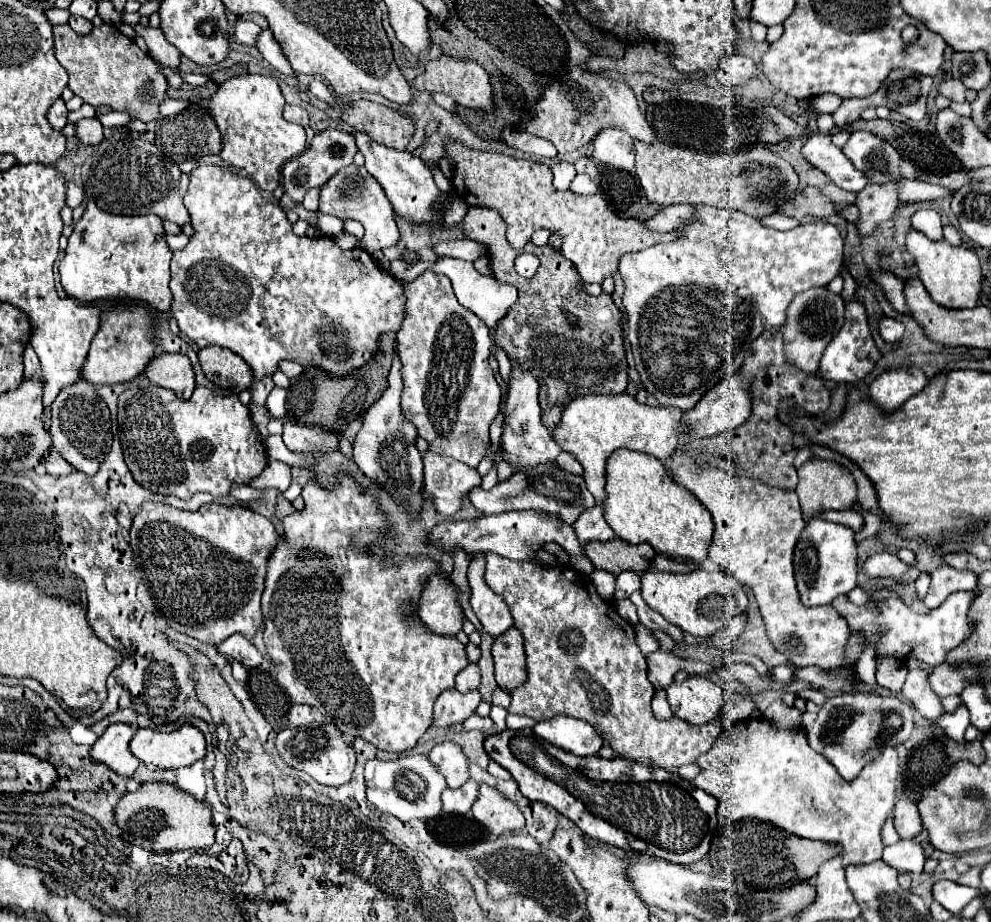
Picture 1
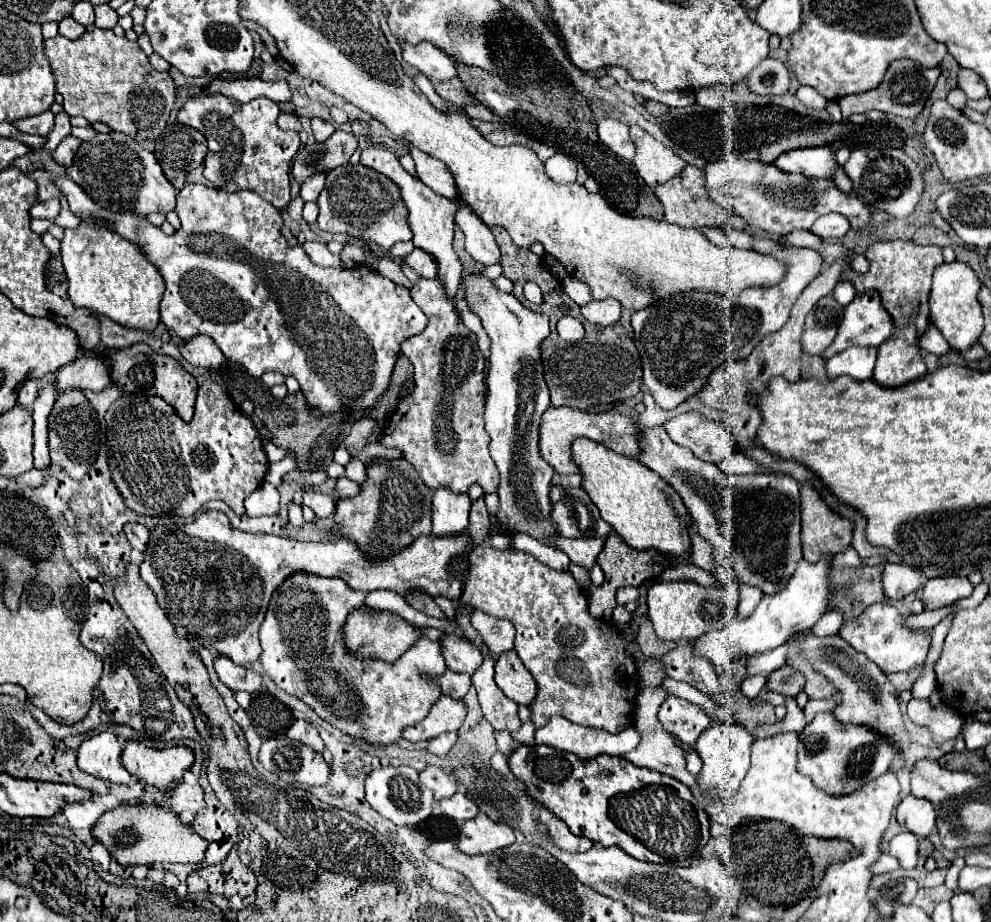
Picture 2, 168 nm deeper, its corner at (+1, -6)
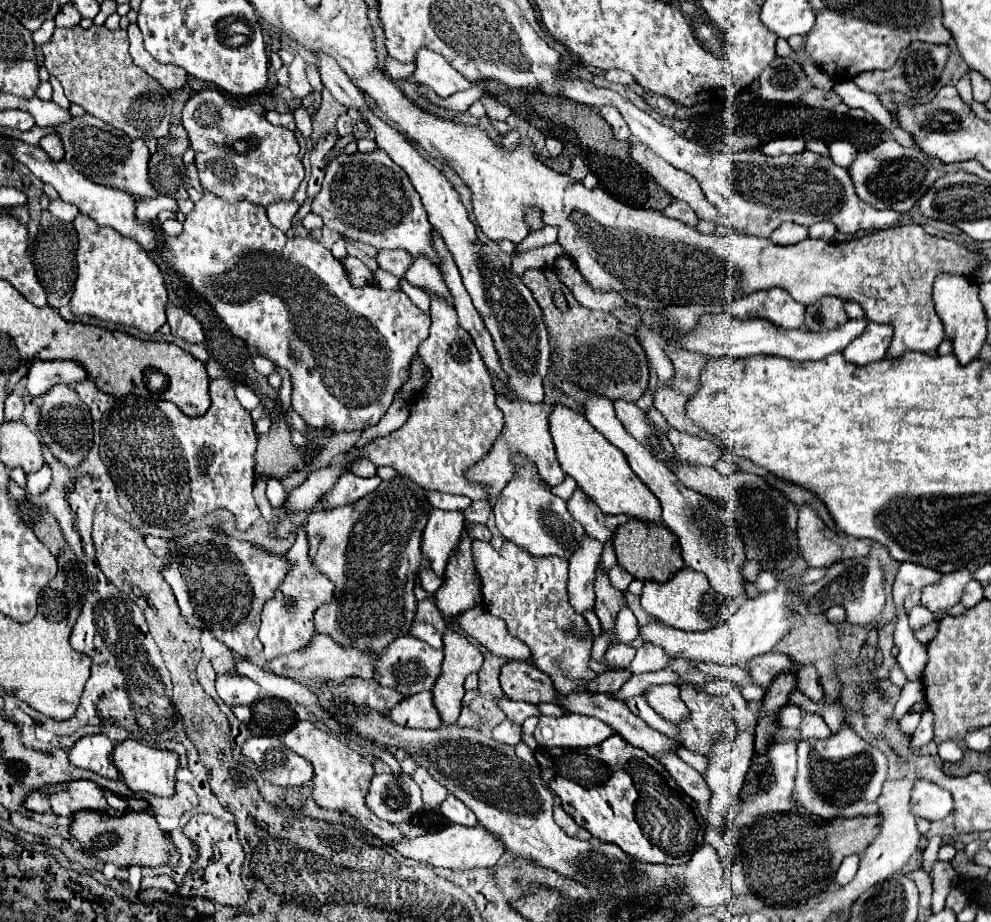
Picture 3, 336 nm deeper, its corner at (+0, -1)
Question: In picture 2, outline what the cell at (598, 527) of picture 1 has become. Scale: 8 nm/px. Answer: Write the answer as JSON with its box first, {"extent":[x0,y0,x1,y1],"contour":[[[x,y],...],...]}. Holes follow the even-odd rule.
{"extent":[550,537,604,569],"contour":[[[550,537],[550,545],[564,551],[570,561],[576,561],[578,565],[584,565],[592,569],[596,563],[598,553],[604,547],[604,537],[602,539],[590,539],[590,537],[580,537],[580,539],[564,539],[564,537]]]}

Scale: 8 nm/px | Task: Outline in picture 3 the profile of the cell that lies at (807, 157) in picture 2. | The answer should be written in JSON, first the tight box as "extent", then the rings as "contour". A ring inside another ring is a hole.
{"extent":[757,138,803,156],"contour":[[[777,138],[769,140],[767,144],[757,146],[757,150],[765,156],[781,156],[781,154],[799,154],[803,152],[803,144],[797,138]]]}

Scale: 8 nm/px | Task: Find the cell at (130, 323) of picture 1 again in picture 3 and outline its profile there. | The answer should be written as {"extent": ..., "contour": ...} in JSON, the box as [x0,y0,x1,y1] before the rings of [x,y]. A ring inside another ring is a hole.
{"extent":[25,360,87,398],"contour":[[[35,360],[29,366],[25,388],[31,398],[49,392],[55,384],[77,384],[87,378],[87,372],[73,360]]]}

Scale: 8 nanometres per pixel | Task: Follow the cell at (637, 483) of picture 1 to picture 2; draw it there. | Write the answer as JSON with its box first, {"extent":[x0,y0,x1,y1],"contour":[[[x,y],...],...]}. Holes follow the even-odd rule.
{"extent":[572,439,694,559],"contour":[[[576,439],[572,453],[584,475],[584,489],[592,503],[600,509],[600,517],[610,523],[614,533],[618,533],[626,545],[638,551],[656,549],[660,553],[668,553],[670,557],[690,559],[690,527],[694,521],[688,517],[688,509],[684,509],[680,495],[668,487],[662,477],[652,473],[638,459],[618,455],[606,445],[590,439]]]}

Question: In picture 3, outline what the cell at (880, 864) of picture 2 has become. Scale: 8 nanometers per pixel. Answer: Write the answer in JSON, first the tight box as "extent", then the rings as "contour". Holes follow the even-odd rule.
{"extent":[835,856,859,886],"contour":[[[849,856],[849,858],[845,858],[843,864],[841,864],[841,868],[837,870],[835,882],[837,882],[839,886],[845,886],[845,884],[855,876],[857,868],[859,868],[859,856]]]}

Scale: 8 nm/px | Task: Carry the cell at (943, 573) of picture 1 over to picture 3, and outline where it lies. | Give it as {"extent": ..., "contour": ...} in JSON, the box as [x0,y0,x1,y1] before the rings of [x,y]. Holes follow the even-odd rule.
{"extent":[921,570,971,612],"contour":[[[969,570],[945,574],[945,576],[941,578],[941,582],[923,588],[921,604],[923,604],[925,608],[929,608],[931,612],[949,610],[949,608],[953,608],[953,606],[961,600],[963,588],[967,586],[969,580],[971,580],[971,572],[969,572]]]}

